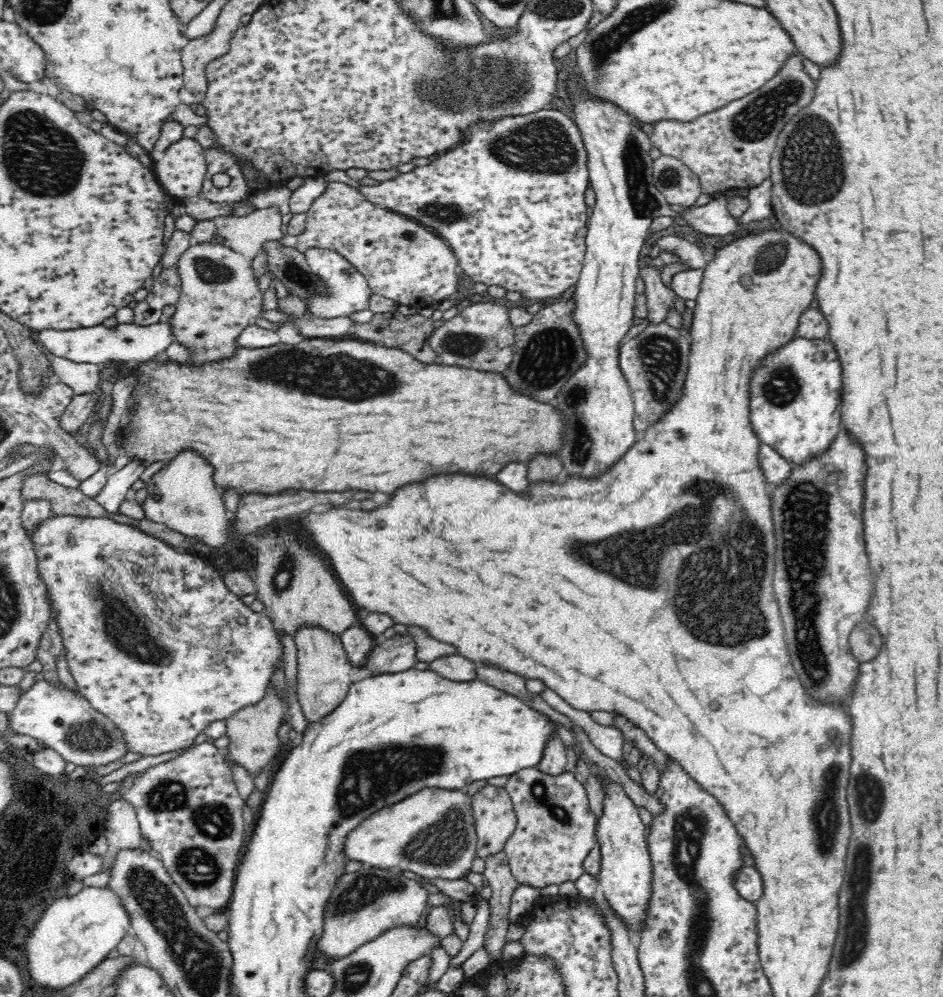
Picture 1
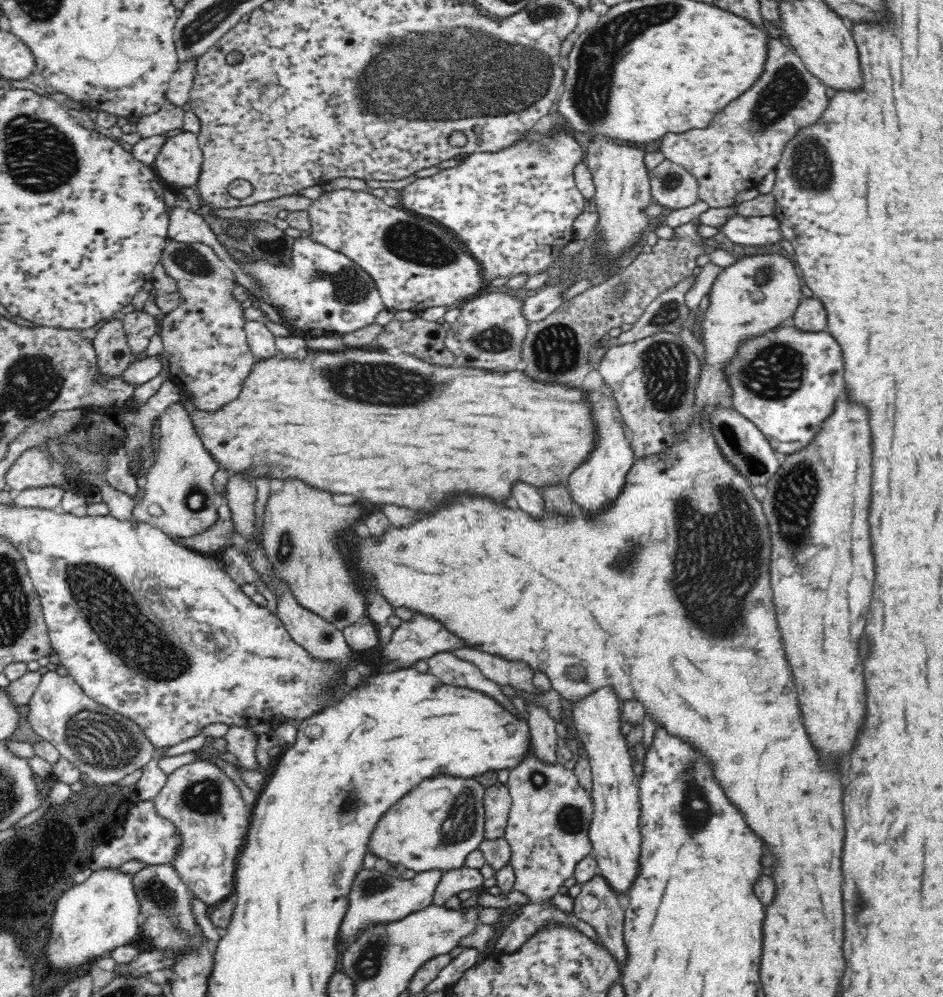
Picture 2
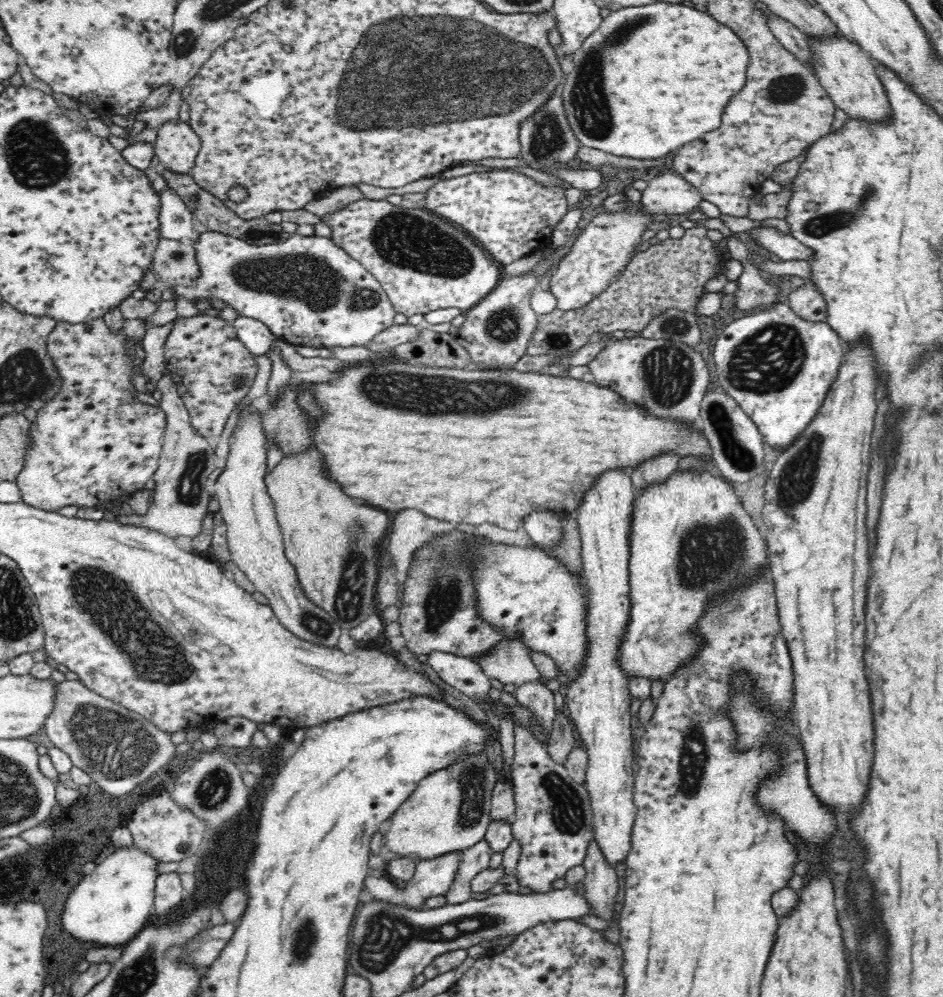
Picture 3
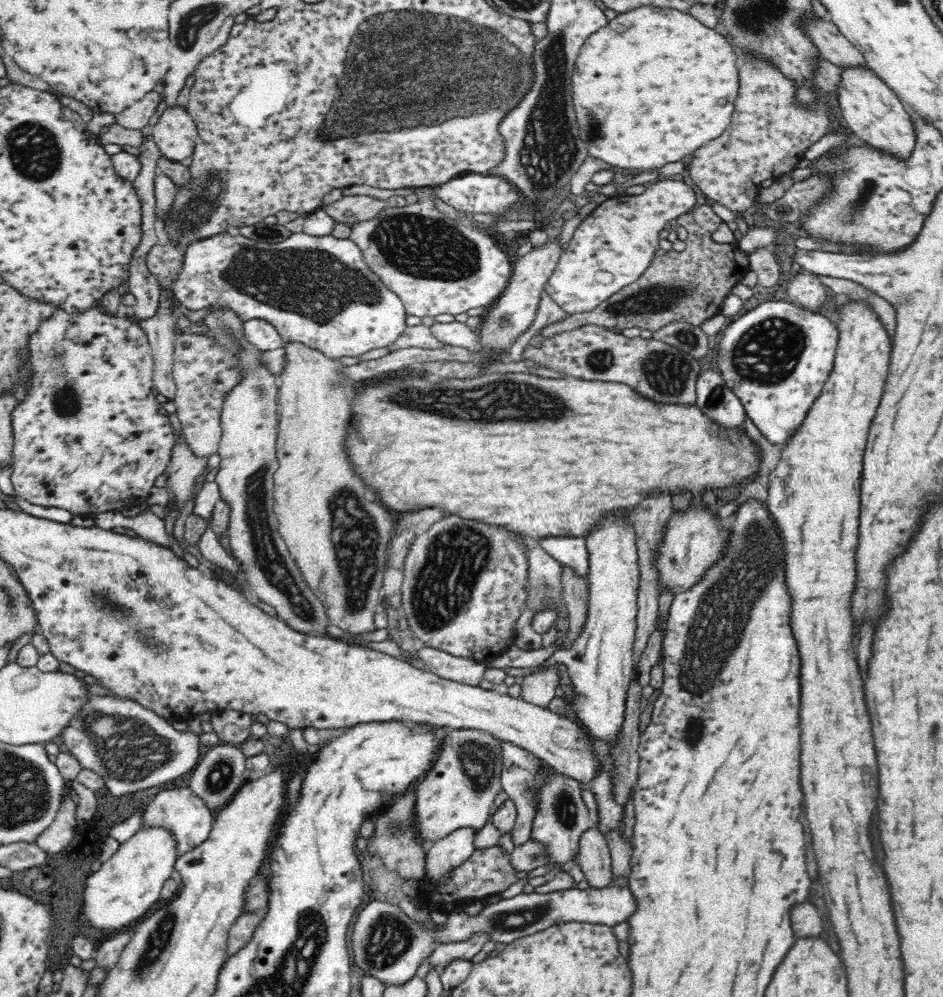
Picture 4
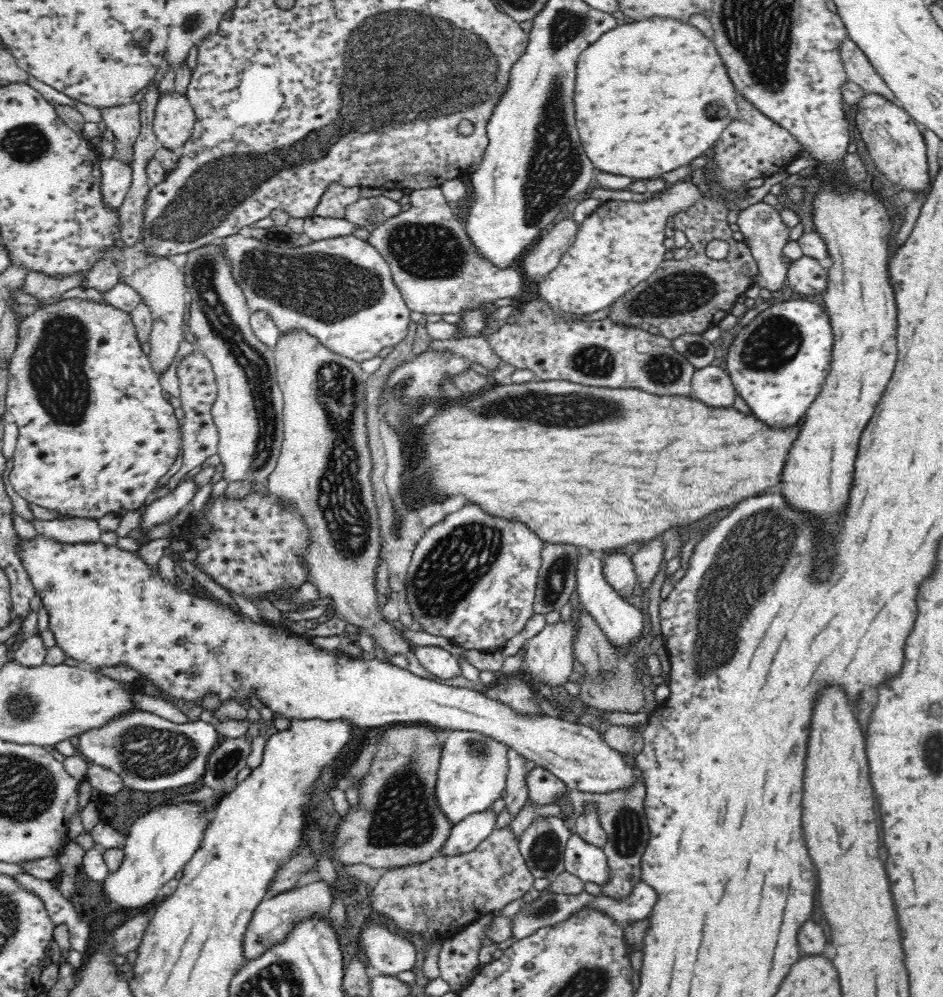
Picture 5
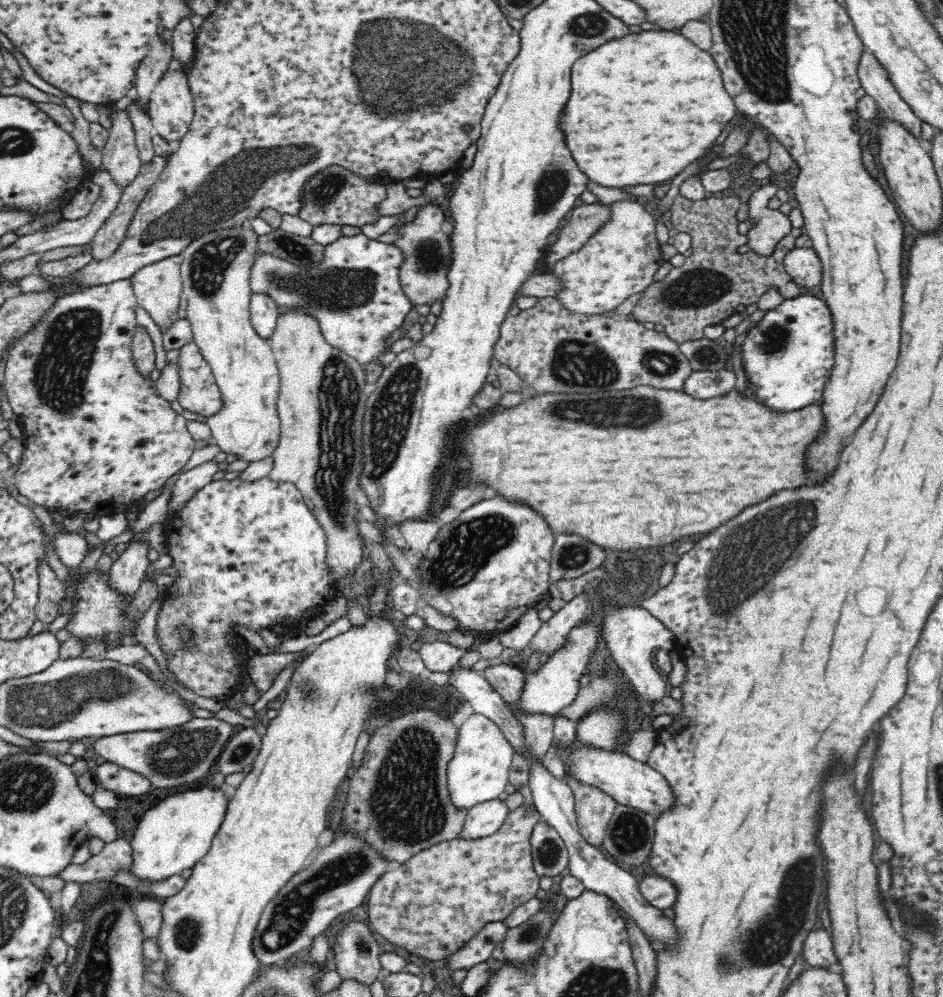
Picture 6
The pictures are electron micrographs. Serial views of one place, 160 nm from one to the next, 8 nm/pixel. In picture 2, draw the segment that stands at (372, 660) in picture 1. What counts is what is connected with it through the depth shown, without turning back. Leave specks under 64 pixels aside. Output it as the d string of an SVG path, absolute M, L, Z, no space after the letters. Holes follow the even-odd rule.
M416 613L413 621L403 622L399 628L393 631L391 640L386 645L382 645L379 658L380 662L384 664L395 663L397 668L406 668L414 665L419 660L426 660L439 652L462 647L466 647L466 643L450 633L440 621L432 620L428 616Z

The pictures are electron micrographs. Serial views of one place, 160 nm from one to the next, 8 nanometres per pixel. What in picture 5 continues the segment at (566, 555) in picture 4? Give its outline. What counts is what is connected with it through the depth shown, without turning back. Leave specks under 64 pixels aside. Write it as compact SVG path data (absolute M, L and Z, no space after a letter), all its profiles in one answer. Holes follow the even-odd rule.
M589 549L588 552L580 552L574 575L576 575L577 593L583 608L592 614L607 639L613 642L615 646L632 646L630 642L639 638L640 632L646 626L644 616L642 616L640 610L632 606L628 601L624 601L612 589L612 585L608 584L608 581L604 579L600 555Z

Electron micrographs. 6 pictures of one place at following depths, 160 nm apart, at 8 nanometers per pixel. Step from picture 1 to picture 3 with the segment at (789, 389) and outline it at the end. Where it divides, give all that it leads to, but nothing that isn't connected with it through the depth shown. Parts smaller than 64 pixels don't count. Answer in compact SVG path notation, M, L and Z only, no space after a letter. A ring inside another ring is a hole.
M778 303L751 315L733 320L714 340L714 366L718 371L719 389L730 395L739 408L759 428L766 445L784 451L807 429L820 412L826 394L836 382L845 357L846 345L832 327L822 322L800 319L786 304Z

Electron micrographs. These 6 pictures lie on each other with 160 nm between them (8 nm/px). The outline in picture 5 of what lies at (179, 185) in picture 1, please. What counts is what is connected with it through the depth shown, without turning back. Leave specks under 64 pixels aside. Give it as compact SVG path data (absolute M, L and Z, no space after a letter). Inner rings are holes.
M176 91L159 98L153 131L162 148L179 153L191 137L196 117L187 95Z

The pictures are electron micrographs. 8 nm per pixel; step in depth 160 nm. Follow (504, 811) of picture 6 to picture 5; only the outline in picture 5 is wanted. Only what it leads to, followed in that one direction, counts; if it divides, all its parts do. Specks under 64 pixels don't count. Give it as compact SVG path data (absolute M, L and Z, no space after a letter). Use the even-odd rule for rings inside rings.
M488 809L483 813L471 814L467 819L458 822L450 831L439 854L450 857L473 852L480 842L483 842L495 830L496 817Z

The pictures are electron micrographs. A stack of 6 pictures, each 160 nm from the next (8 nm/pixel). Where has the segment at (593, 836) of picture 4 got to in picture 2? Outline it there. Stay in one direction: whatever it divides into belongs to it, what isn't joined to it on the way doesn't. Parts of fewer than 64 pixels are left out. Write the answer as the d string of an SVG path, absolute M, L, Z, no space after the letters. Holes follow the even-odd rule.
M600 874L591 878L588 882L581 883L582 892L574 898L573 913L581 921L587 922L594 927L597 932L598 942L604 945L612 957L618 962L621 980L624 972L624 966L628 962L628 949L624 942L623 928L625 921L624 909L620 909L617 894L611 889L606 879Z

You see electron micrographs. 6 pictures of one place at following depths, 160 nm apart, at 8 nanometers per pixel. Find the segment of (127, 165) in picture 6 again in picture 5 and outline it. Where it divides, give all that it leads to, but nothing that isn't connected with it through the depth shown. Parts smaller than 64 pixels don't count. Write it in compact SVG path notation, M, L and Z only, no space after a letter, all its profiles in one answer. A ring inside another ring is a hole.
M140 102L101 109L103 122L115 136L115 158L132 162L134 140L141 131Z

